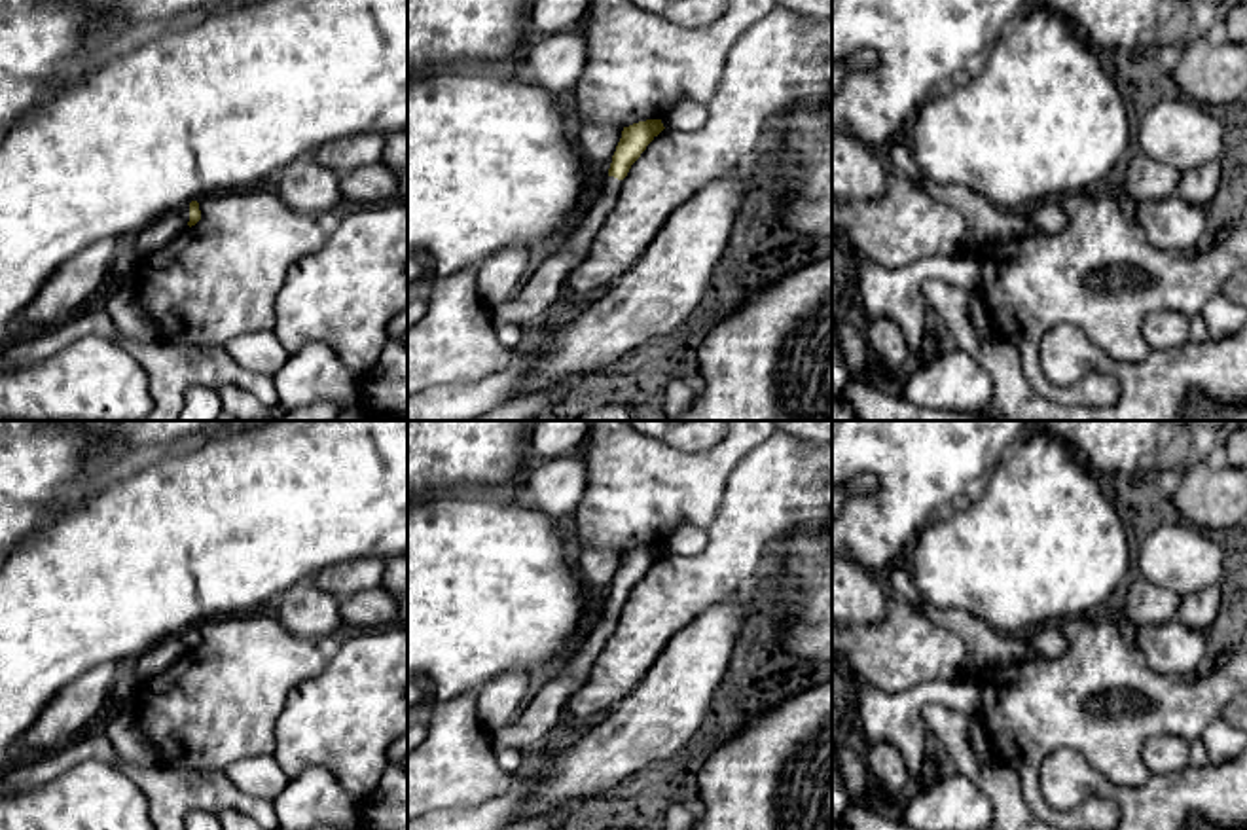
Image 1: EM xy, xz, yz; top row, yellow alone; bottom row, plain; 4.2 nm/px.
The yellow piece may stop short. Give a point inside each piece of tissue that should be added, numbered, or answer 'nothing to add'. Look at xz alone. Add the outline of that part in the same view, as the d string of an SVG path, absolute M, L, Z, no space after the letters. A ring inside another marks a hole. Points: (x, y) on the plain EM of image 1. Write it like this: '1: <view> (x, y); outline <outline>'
1: xz (546, 709); outline M606 601L591 622L580 646L561 663L561 669L546 680L542 690L529 697L517 718L497 730L495 741L504 747L527 750L544 743L546 735L565 720L569 699L587 680L589 671L612 637L624 604Z

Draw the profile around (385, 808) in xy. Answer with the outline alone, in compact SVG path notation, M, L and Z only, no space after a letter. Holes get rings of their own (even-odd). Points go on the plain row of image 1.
M390 762L379 785L360 800L360 828L407 830L407 769Z

